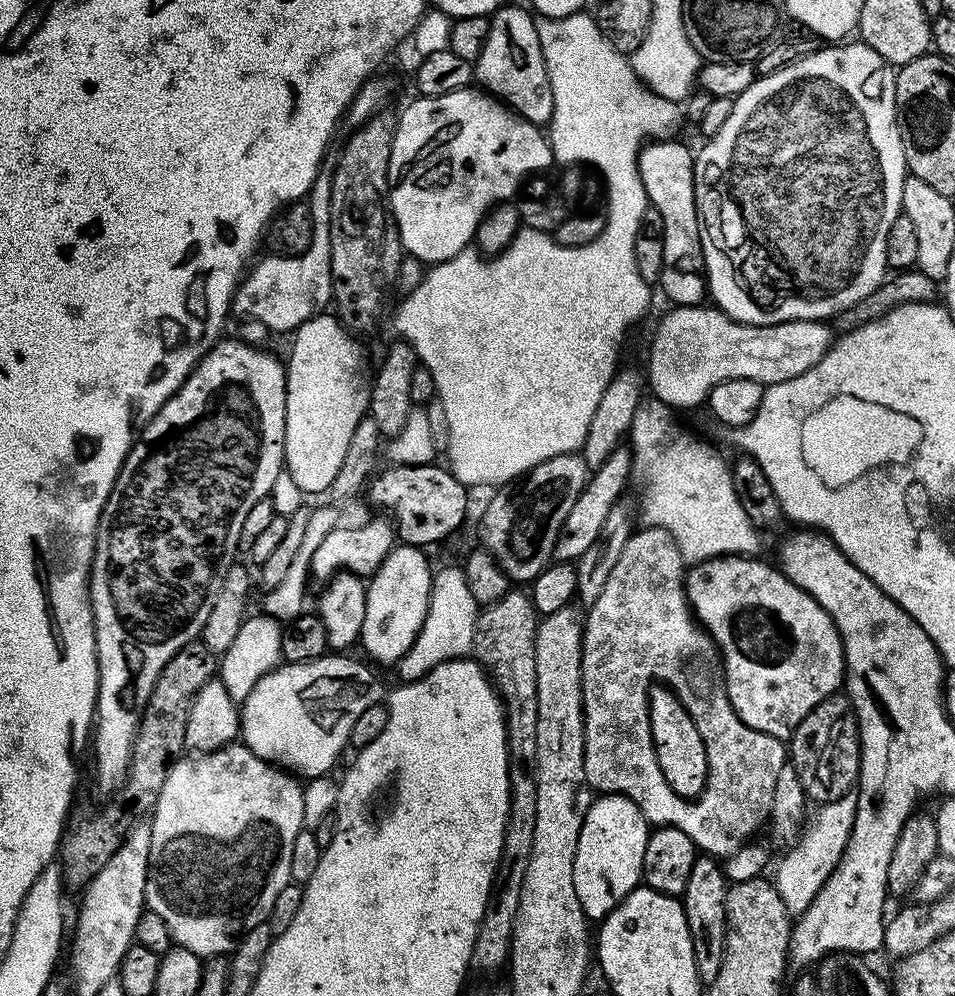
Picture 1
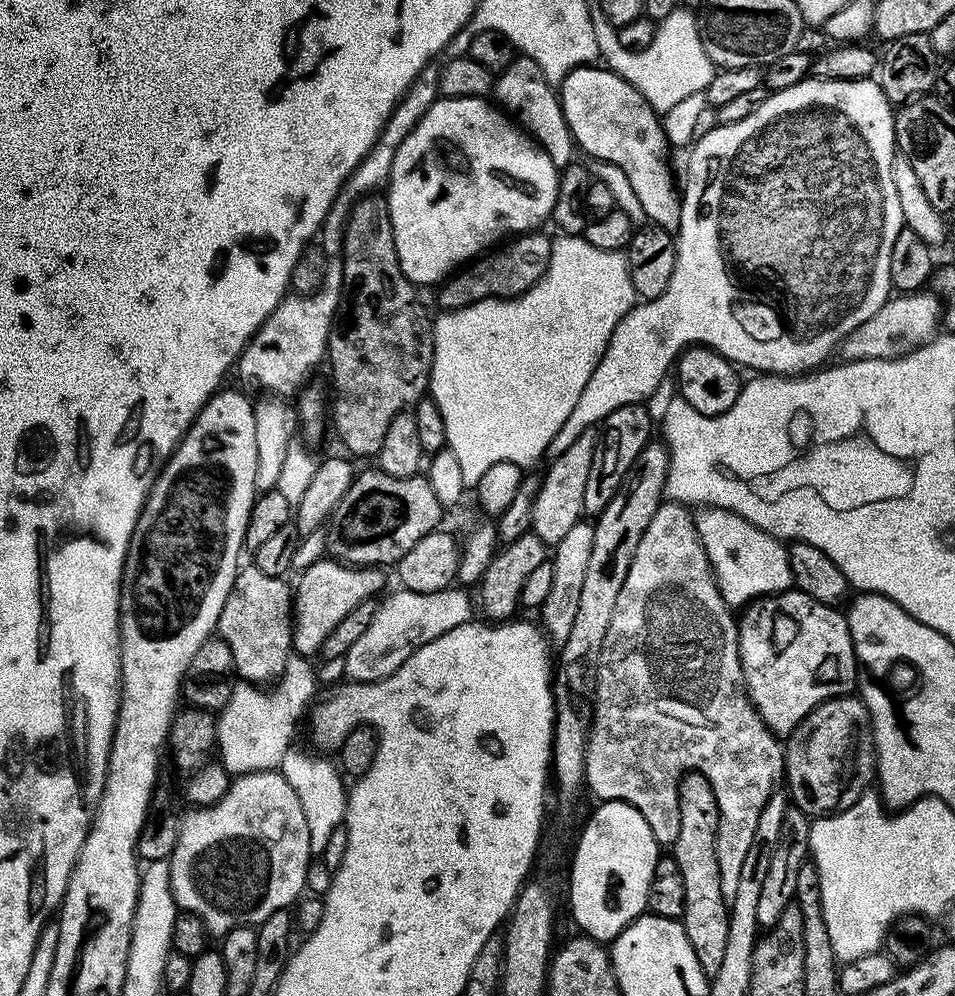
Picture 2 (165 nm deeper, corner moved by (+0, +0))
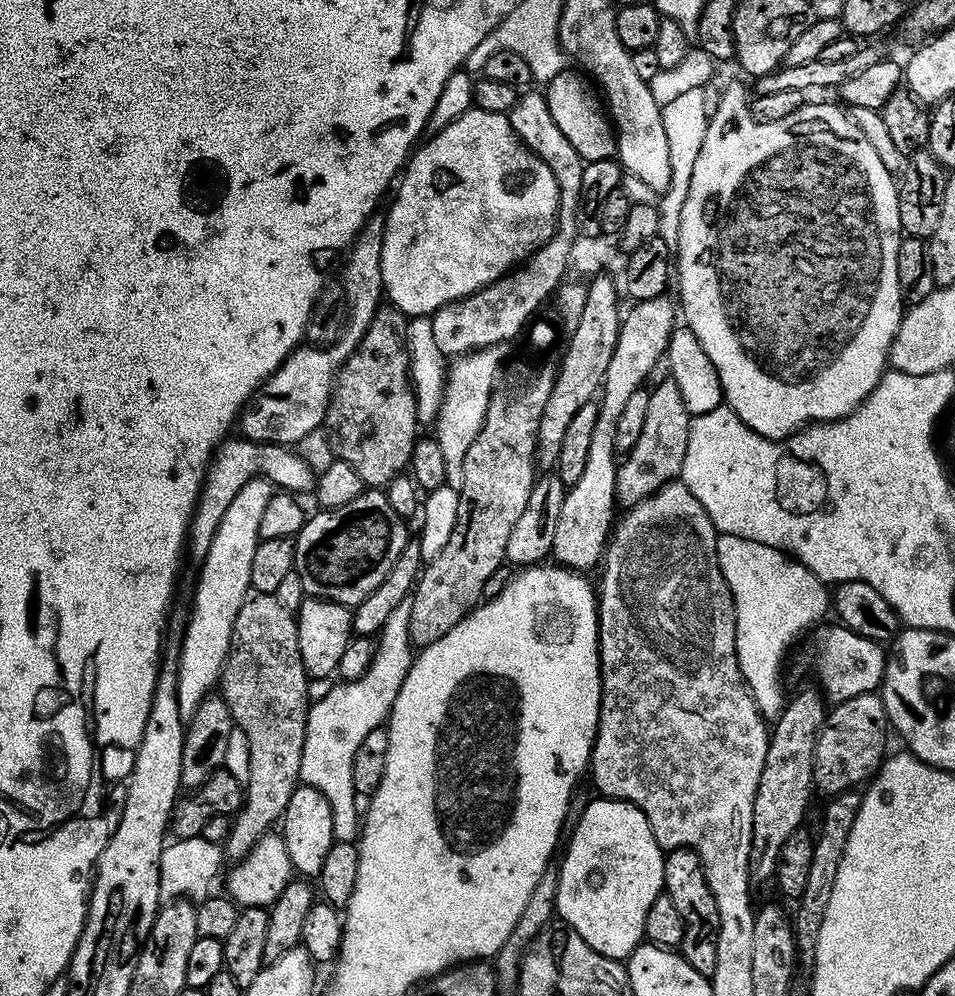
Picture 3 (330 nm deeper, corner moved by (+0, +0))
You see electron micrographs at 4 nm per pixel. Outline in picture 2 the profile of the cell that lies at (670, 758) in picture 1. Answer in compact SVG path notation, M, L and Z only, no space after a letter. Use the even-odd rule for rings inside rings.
M689 772L678 786L678 838L670 846L678 870L682 870L682 883L686 886L686 906L682 923L690 946L698 957L698 966L709 978L718 974L726 951L726 933L730 930L728 921L729 901L722 894L722 878L718 870L716 839L720 829L718 798L714 798L714 786L701 772Z

